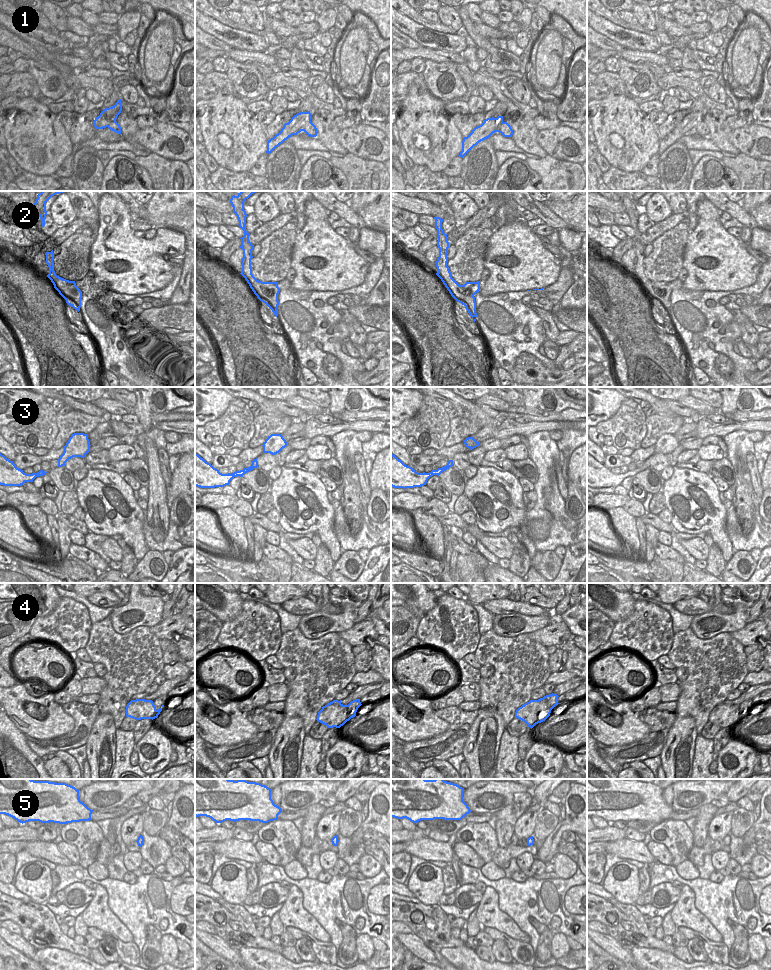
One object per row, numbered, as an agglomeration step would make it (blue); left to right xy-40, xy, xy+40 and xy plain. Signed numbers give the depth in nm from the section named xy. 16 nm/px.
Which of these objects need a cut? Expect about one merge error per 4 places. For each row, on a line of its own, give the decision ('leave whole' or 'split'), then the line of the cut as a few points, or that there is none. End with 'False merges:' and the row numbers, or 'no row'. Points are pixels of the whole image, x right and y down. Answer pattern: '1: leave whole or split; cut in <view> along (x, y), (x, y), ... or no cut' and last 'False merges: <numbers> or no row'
1: split; cut in xy along (310, 120), (301, 130)
2: split; cut in xy along (259, 281), (260, 288), (265, 293), (273, 290), (277, 294)
3: leave whole; no cut
4: split; cut in xy+40 along (550, 695), (547, 701), (547, 712), (549, 714)
5: leave whole; no cut
False merges: 1, 2, 4

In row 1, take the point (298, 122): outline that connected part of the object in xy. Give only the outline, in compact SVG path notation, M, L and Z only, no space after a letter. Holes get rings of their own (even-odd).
M300 112L294 115L288 123L285 123L281 131L267 142L267 154L270 154L276 147L282 144L292 135L300 133L307 123L311 121L311 113Z

